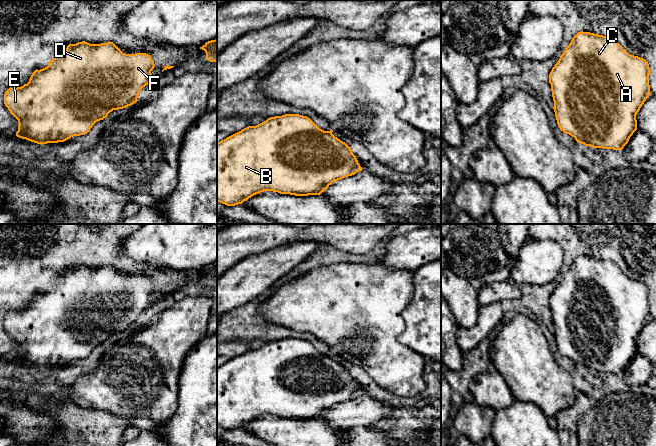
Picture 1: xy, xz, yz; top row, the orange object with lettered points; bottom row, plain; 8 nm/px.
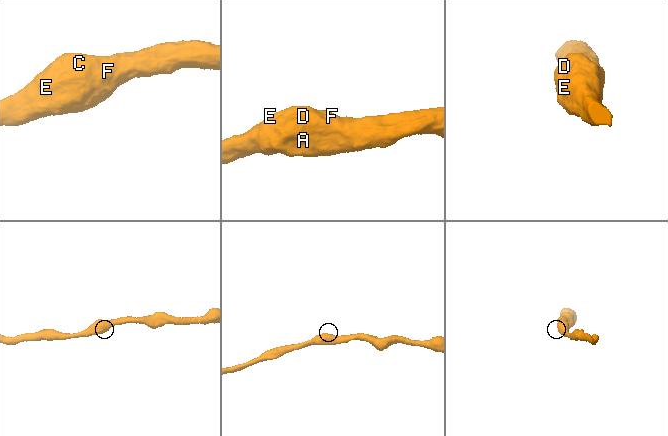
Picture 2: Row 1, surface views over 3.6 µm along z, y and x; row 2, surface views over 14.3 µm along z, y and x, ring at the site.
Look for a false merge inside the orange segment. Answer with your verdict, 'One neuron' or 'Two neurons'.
One neuron

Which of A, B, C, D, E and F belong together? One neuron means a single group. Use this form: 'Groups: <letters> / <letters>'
Groups: A B C D E F

